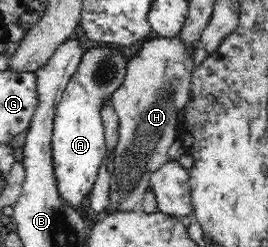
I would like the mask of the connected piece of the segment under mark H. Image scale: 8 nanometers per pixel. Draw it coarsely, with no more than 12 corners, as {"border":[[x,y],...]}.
{"border":[[153,35],[109,100],[118,116],[101,217],[140,210],[190,100],[192,53]]}

